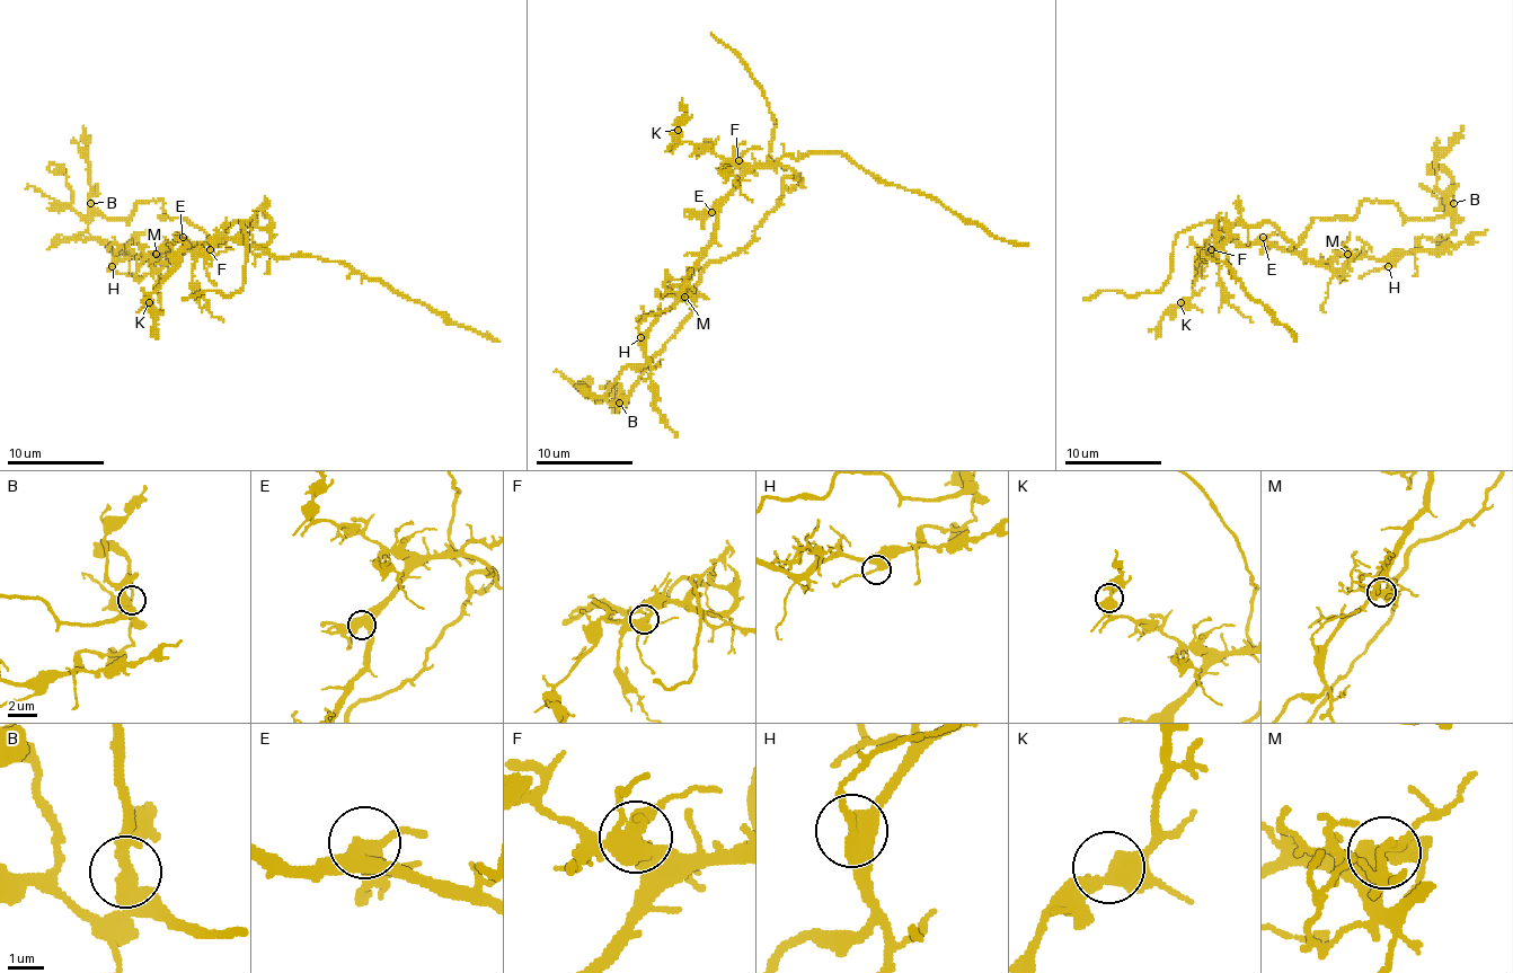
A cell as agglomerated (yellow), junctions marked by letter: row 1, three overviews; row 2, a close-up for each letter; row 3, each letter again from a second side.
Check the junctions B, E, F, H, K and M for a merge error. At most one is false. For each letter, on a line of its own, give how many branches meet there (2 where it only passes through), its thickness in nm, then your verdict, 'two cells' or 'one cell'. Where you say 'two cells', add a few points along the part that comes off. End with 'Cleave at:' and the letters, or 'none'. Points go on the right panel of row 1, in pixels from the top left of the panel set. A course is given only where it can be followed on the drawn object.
B: branches 3; calibre 400 nm; one cell
E: branches 4; calibre 440 nm; one cell
F: branches 5; calibre 480 nm; two cells; course (1212, 249), (1212, 256), (1204, 251), (1200, 256), (1192, 295), (1164, 317), (1156, 338)
H: branches 3; calibre 340 nm; one cell
K: branches 4; calibre 480 nm; one cell
M: branches 5; calibre 440 nm; one cell
Cleave at: F

